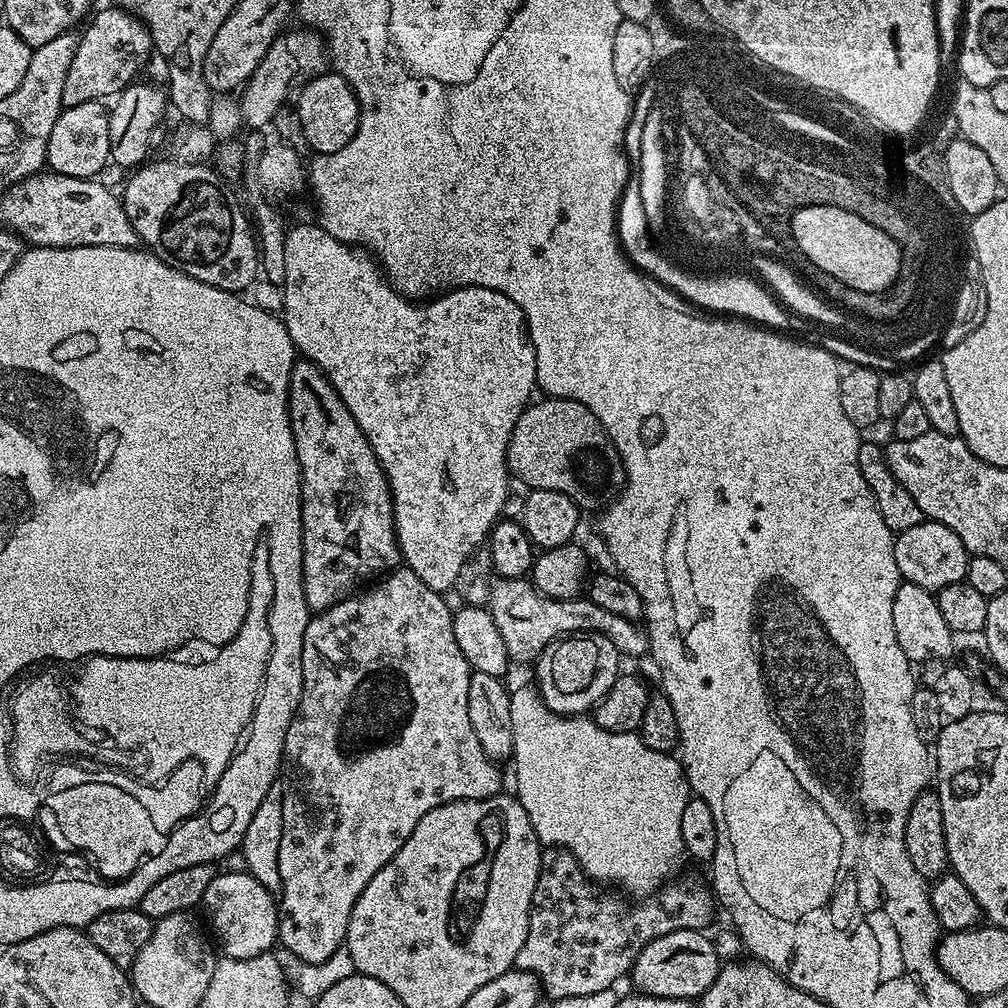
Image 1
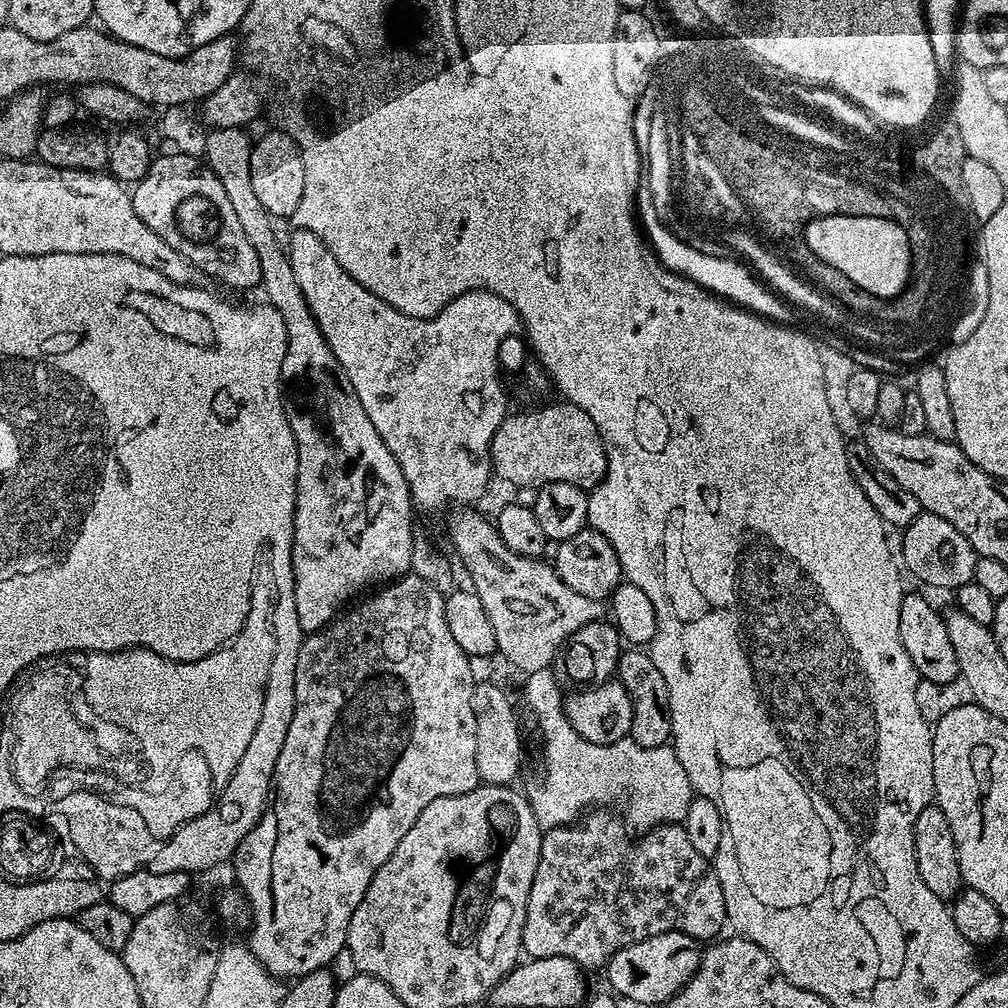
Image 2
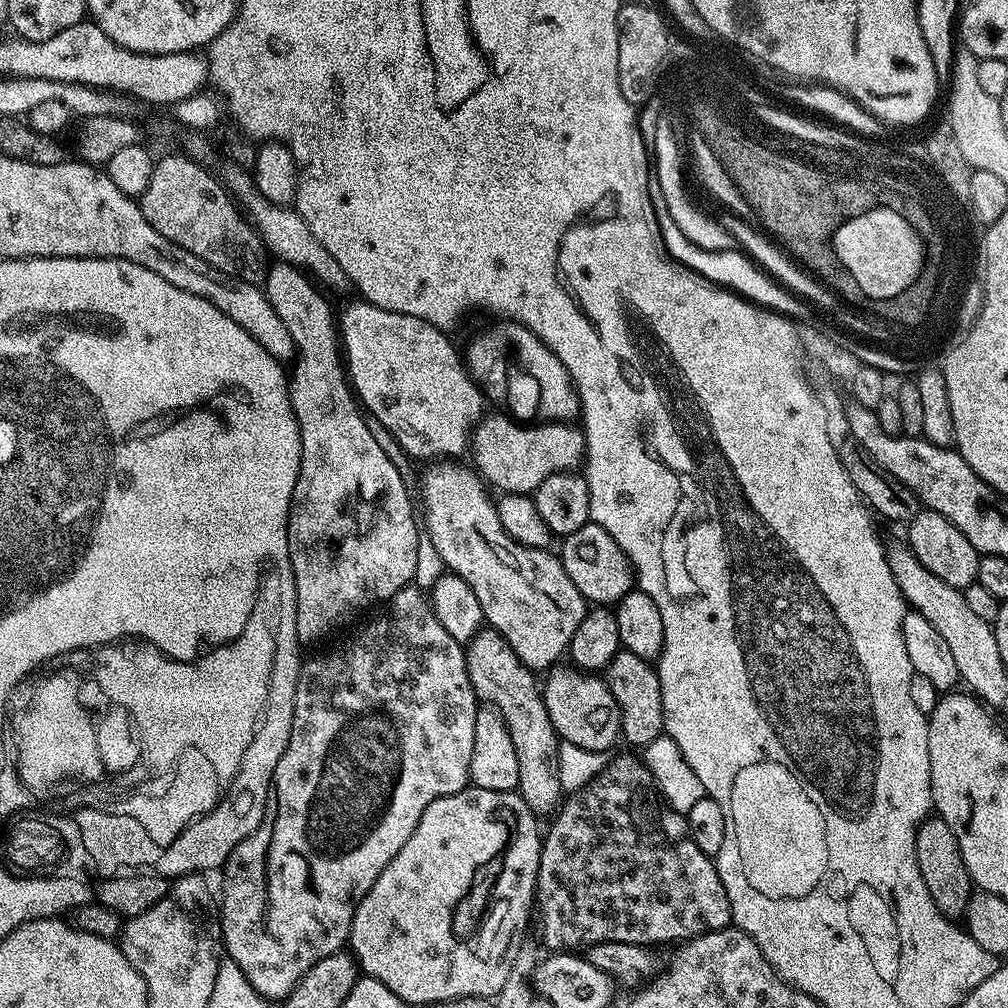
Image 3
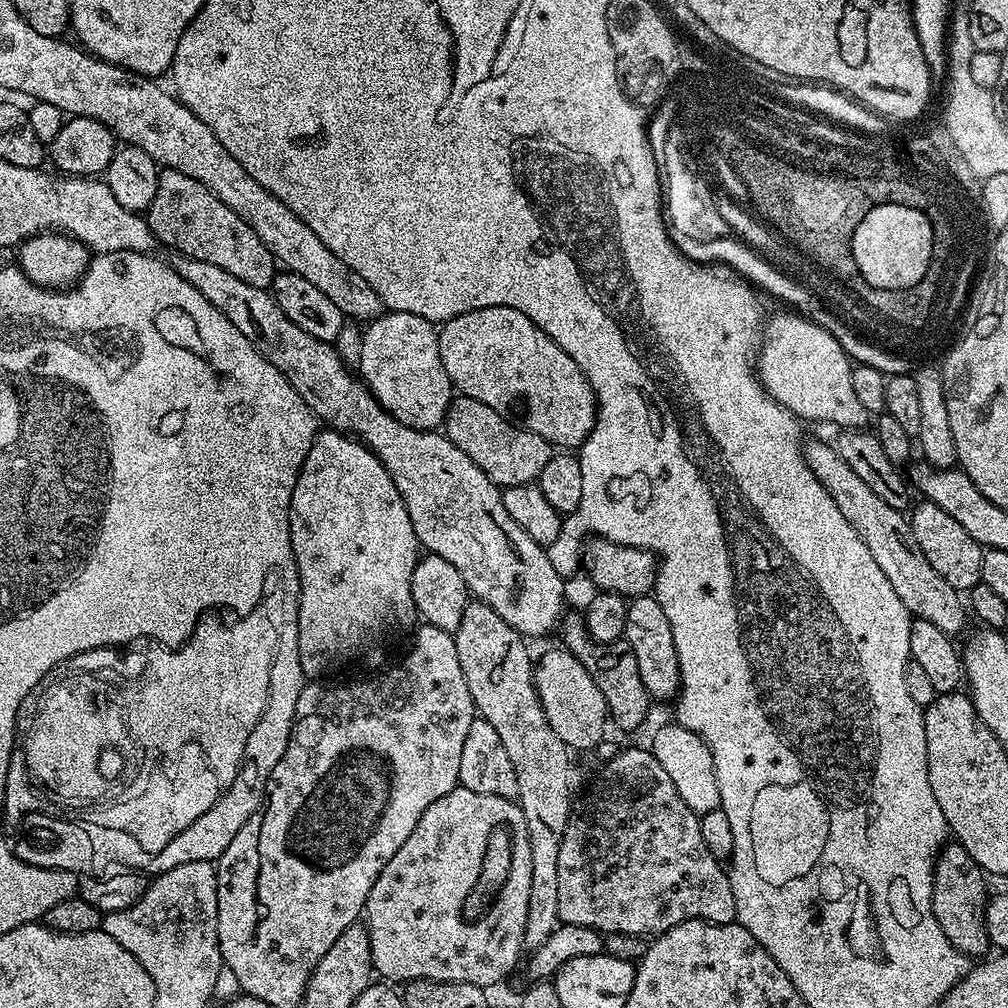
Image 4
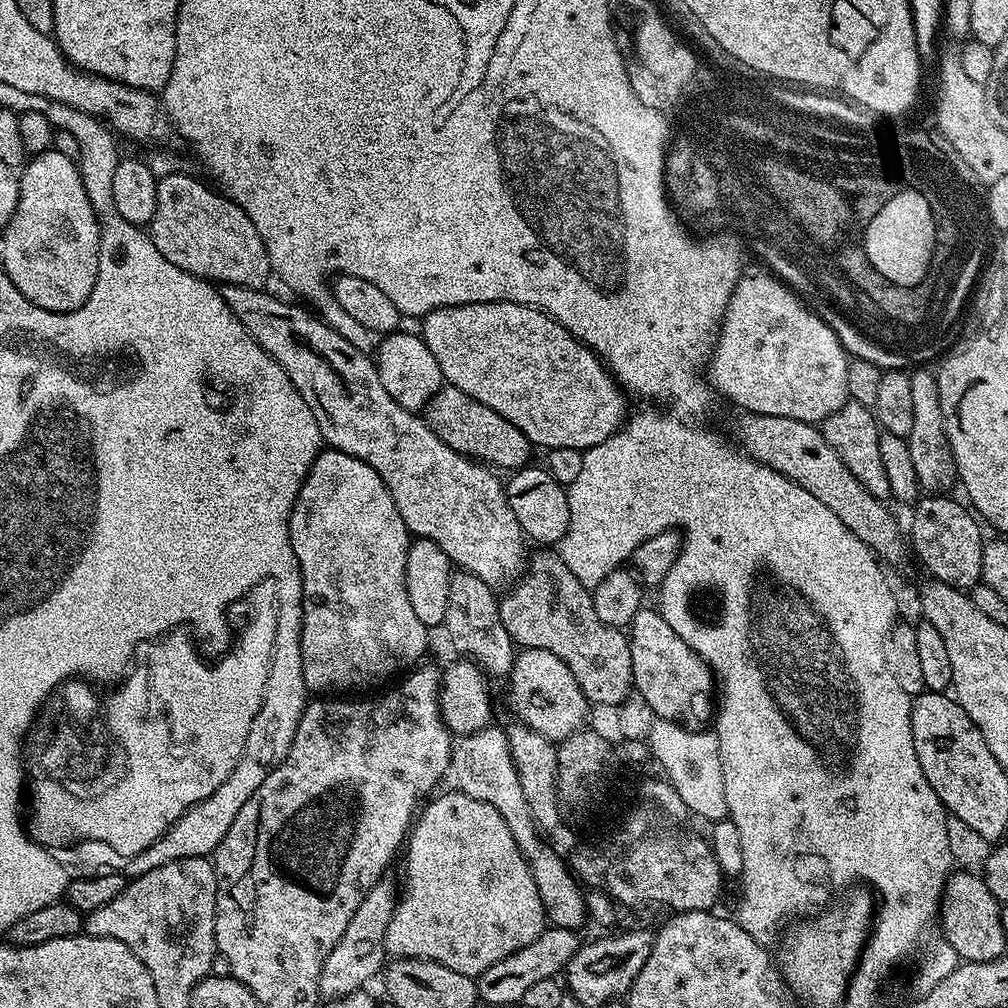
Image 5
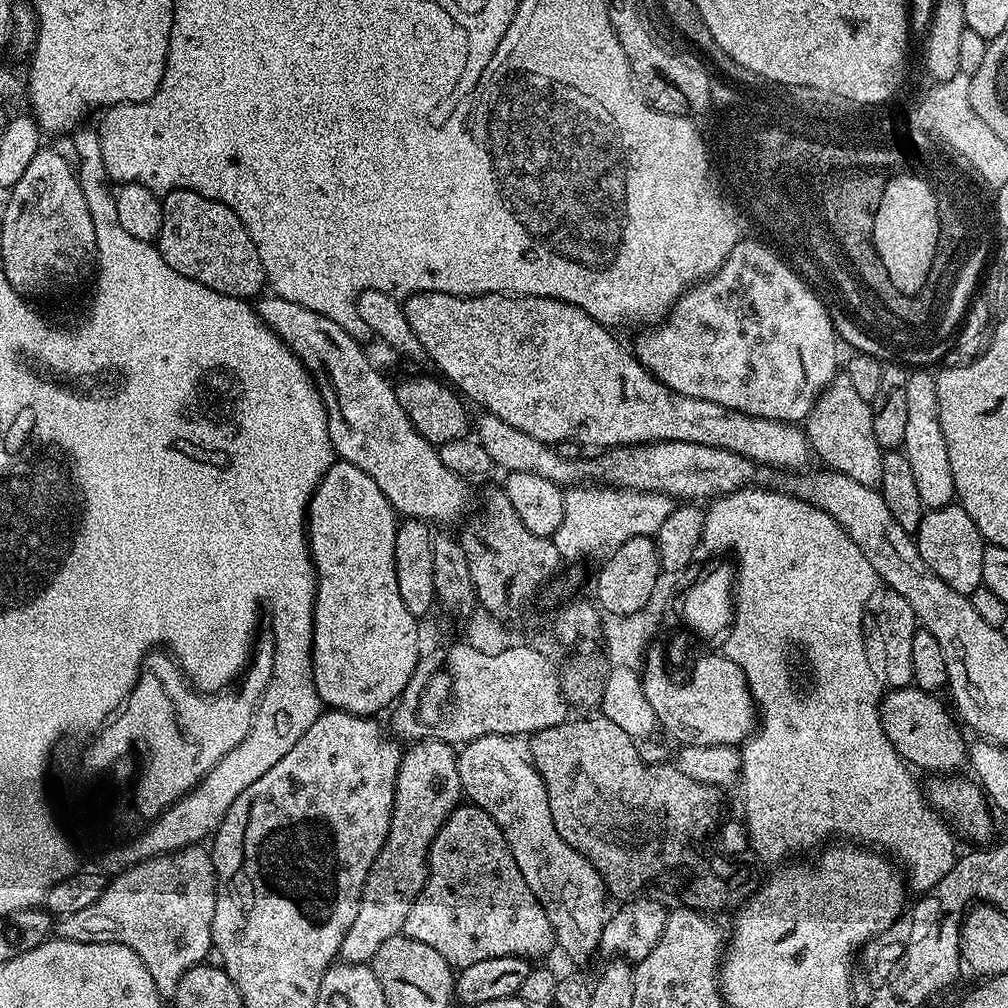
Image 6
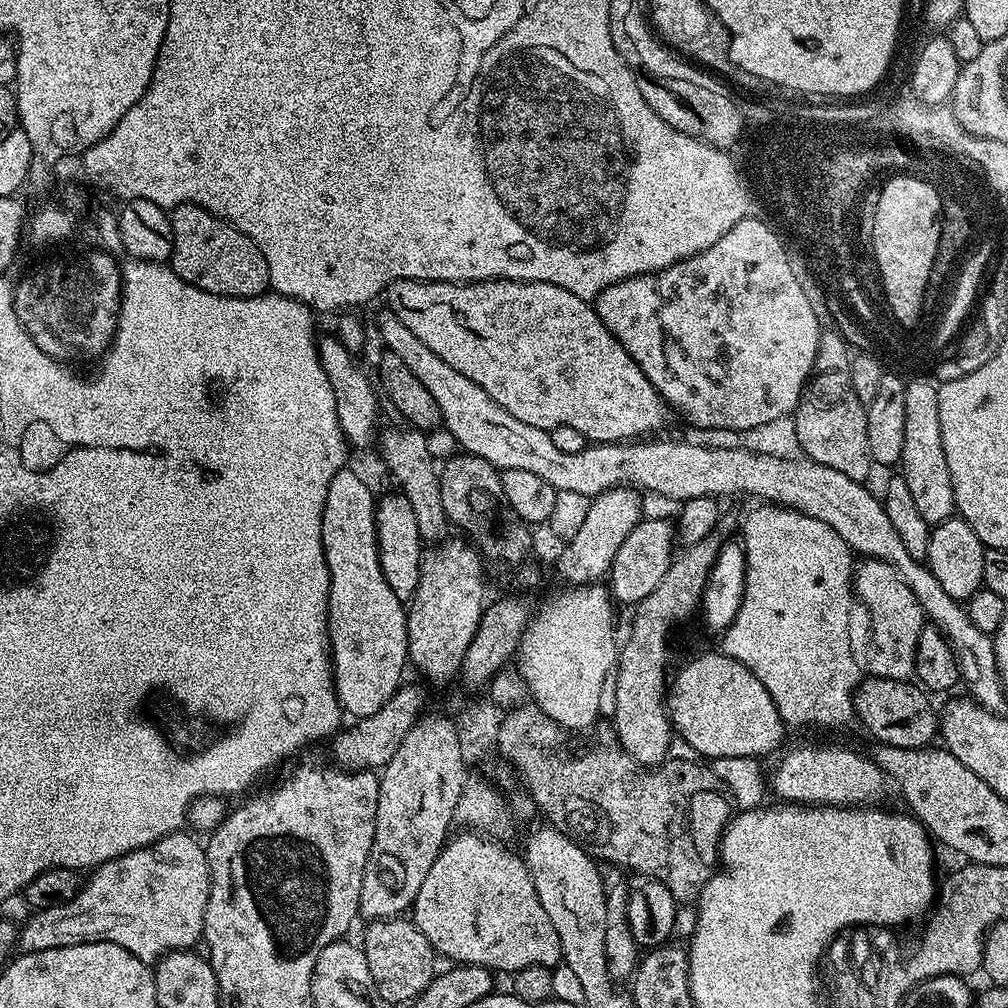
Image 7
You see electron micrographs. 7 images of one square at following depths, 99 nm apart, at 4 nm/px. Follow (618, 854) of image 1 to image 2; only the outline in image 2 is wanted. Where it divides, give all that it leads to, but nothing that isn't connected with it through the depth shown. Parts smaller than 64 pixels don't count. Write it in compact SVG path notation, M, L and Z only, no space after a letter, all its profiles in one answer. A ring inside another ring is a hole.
M546 667L523 677L524 700L536 719L536 728L544 743L544 777L530 791L530 803L540 829L574 824L593 806L611 806L619 810L629 829L636 831L637 828L637 833L640 834L657 824L679 824L684 821L686 810L690 810L694 789L690 778L686 778L686 770L682 770L682 762L678 762L676 751L668 744L653 748L638 746L638 742L630 738L609 744L586 742L586 738L582 738L582 734L578 734L578 730L570 726L564 714L562 691L560 692L560 684L552 671L551 667Z

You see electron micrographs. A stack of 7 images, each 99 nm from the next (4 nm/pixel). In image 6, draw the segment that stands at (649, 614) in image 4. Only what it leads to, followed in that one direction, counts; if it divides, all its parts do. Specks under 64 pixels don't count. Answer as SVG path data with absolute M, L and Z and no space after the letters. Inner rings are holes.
M650 652L643 657L640 682L646 701L656 715L657 725L661 729L664 727L680 746L743 745L758 723L758 713L740 667L723 654L704 656L689 670L685 680L679 680L668 673L669 665L661 653L660 657Z

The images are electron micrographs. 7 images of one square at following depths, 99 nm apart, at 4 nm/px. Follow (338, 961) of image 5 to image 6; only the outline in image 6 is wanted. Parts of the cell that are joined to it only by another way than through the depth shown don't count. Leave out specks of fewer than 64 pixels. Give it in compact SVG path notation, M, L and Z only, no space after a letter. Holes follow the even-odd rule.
M425 740L411 745L412 748L403 753L398 766L398 778L394 790L394 806L390 818L390 830L386 834L386 842L366 878L366 886L362 890L362 898L358 902L358 914L350 930L346 930L346 938L342 938L339 959L346 964L368 964L378 952L378 946L386 942L386 938L403 933L406 914L410 914L410 906L424 889L428 877L428 851L438 834L438 830L447 822L448 816L461 803L460 779L458 778L458 752L455 747L441 740Z

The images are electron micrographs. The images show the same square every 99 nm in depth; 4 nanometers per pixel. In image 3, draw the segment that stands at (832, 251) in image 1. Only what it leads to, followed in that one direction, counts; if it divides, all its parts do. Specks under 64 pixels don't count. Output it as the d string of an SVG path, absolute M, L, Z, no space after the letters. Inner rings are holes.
M875 212L848 224L837 236L836 247L840 250L839 260L852 268L865 292L876 296L889 296L909 285L917 277L922 259L921 243L917 243L904 221L890 212Z

